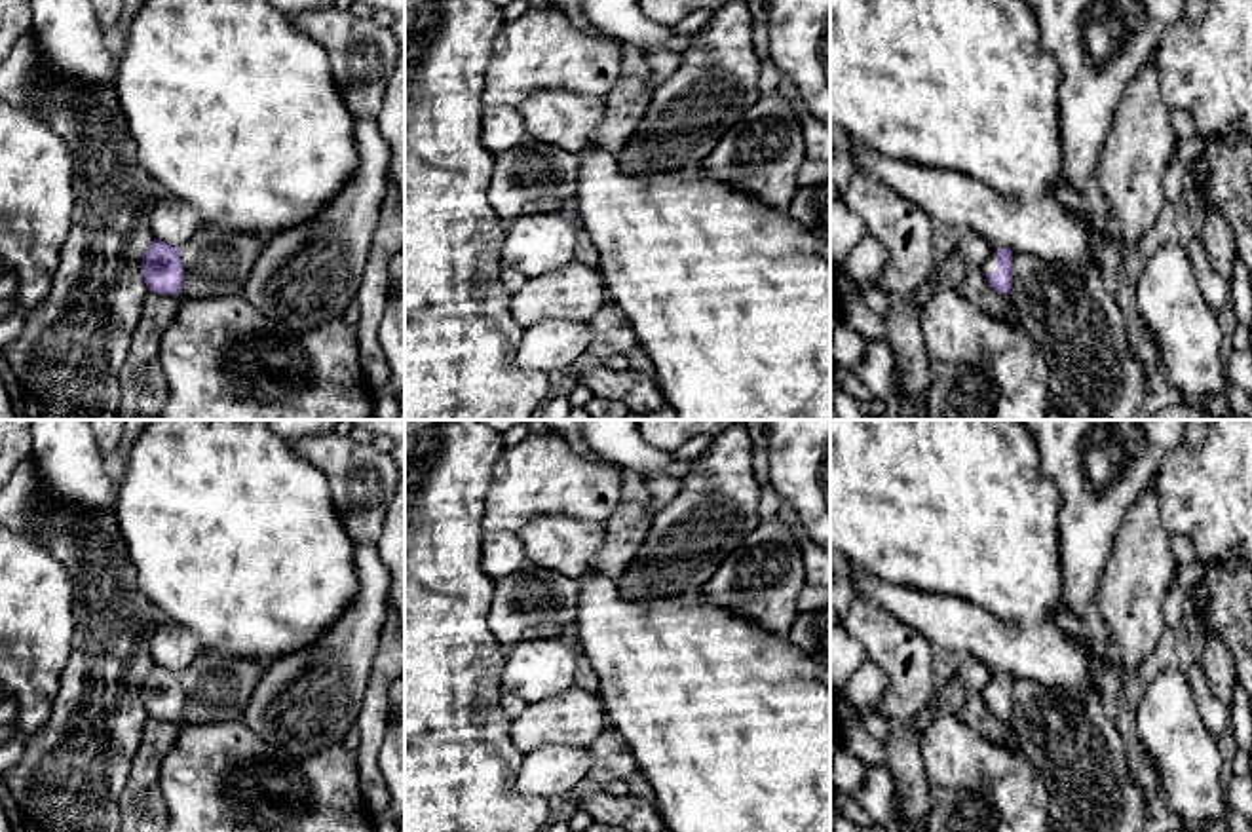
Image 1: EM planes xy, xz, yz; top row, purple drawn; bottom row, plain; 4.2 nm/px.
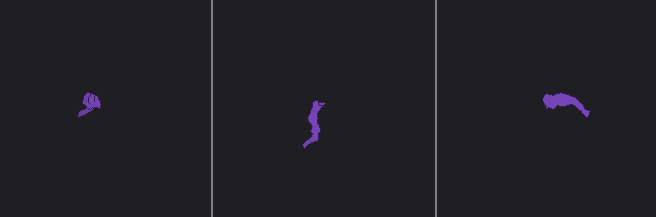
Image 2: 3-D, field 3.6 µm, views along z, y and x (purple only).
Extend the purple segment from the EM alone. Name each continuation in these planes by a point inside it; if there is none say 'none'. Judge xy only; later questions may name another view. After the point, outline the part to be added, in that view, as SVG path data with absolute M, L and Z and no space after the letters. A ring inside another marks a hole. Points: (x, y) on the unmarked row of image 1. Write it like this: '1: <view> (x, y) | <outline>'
none

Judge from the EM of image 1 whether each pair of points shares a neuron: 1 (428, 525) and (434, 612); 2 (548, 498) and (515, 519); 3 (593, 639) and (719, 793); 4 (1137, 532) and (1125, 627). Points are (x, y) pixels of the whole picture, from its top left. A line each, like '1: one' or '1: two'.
1: one
2: one
3: one
4: one

